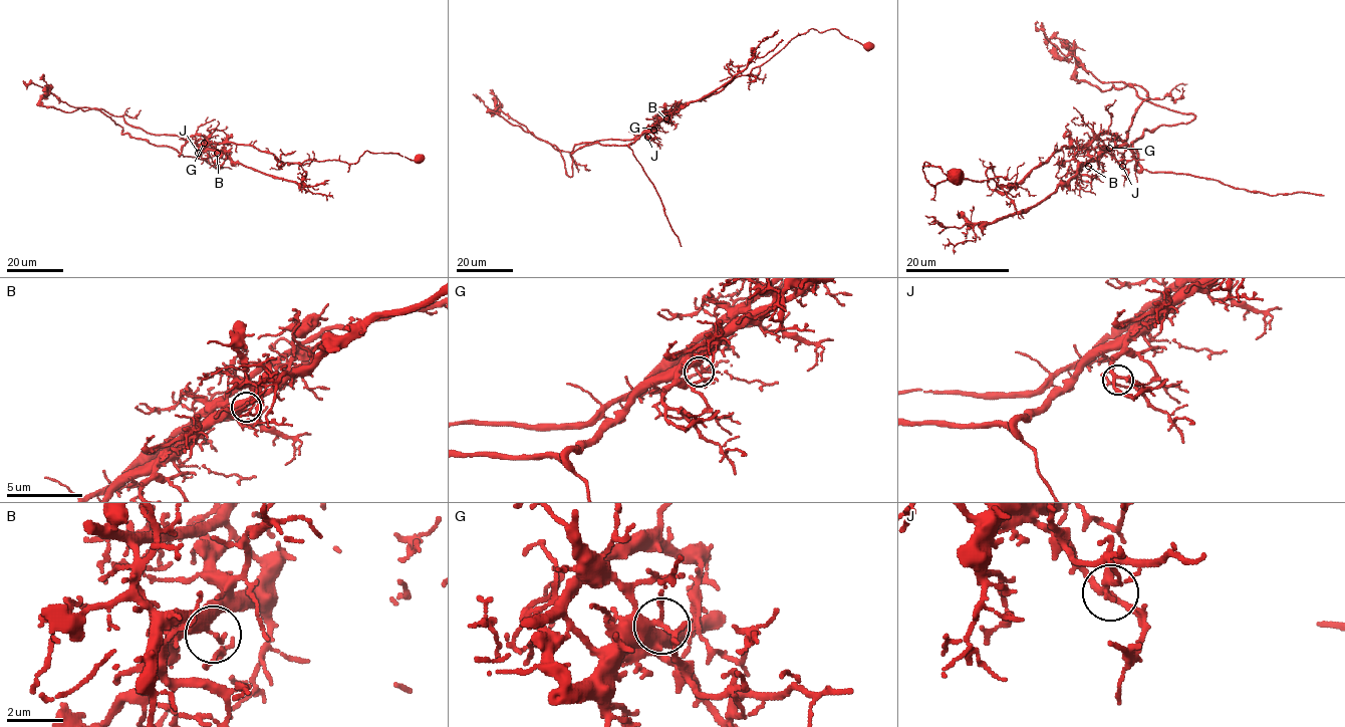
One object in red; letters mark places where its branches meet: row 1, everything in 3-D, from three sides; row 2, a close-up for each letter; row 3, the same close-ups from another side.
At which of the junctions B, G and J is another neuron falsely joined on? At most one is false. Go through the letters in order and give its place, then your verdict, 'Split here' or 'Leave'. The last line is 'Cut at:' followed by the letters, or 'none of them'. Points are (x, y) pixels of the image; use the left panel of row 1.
B: Place: (217, 153). Leave
G: Place: (204, 143). Split here
J: Place: (198, 153). Leave
Cut at: G

